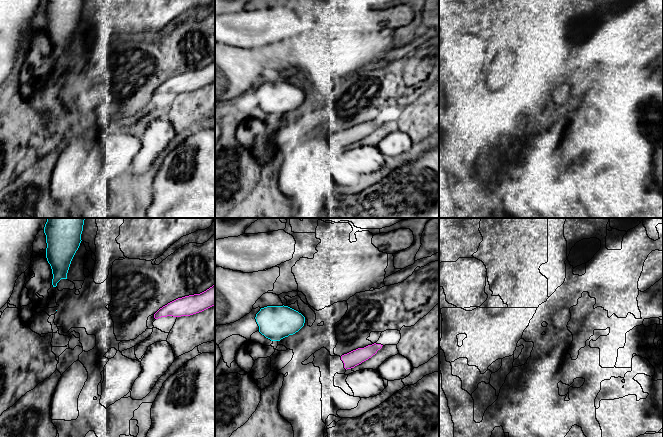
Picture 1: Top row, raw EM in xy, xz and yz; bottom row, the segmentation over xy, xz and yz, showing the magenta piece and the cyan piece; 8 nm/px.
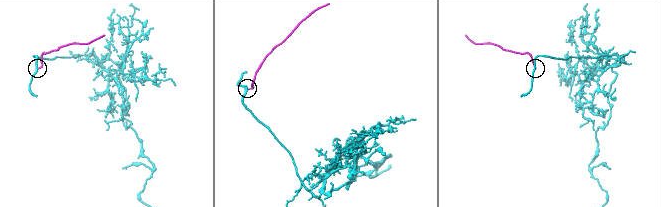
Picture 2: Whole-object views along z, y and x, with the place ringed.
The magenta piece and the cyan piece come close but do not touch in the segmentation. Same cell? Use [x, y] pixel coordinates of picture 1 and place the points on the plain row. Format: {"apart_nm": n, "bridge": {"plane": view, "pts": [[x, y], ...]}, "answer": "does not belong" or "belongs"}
{"apart_nm": 400, "bridge": {"plane": "xz", "pts": [[341, 132], [303, 101]]}, "answer": "does not belong"}

